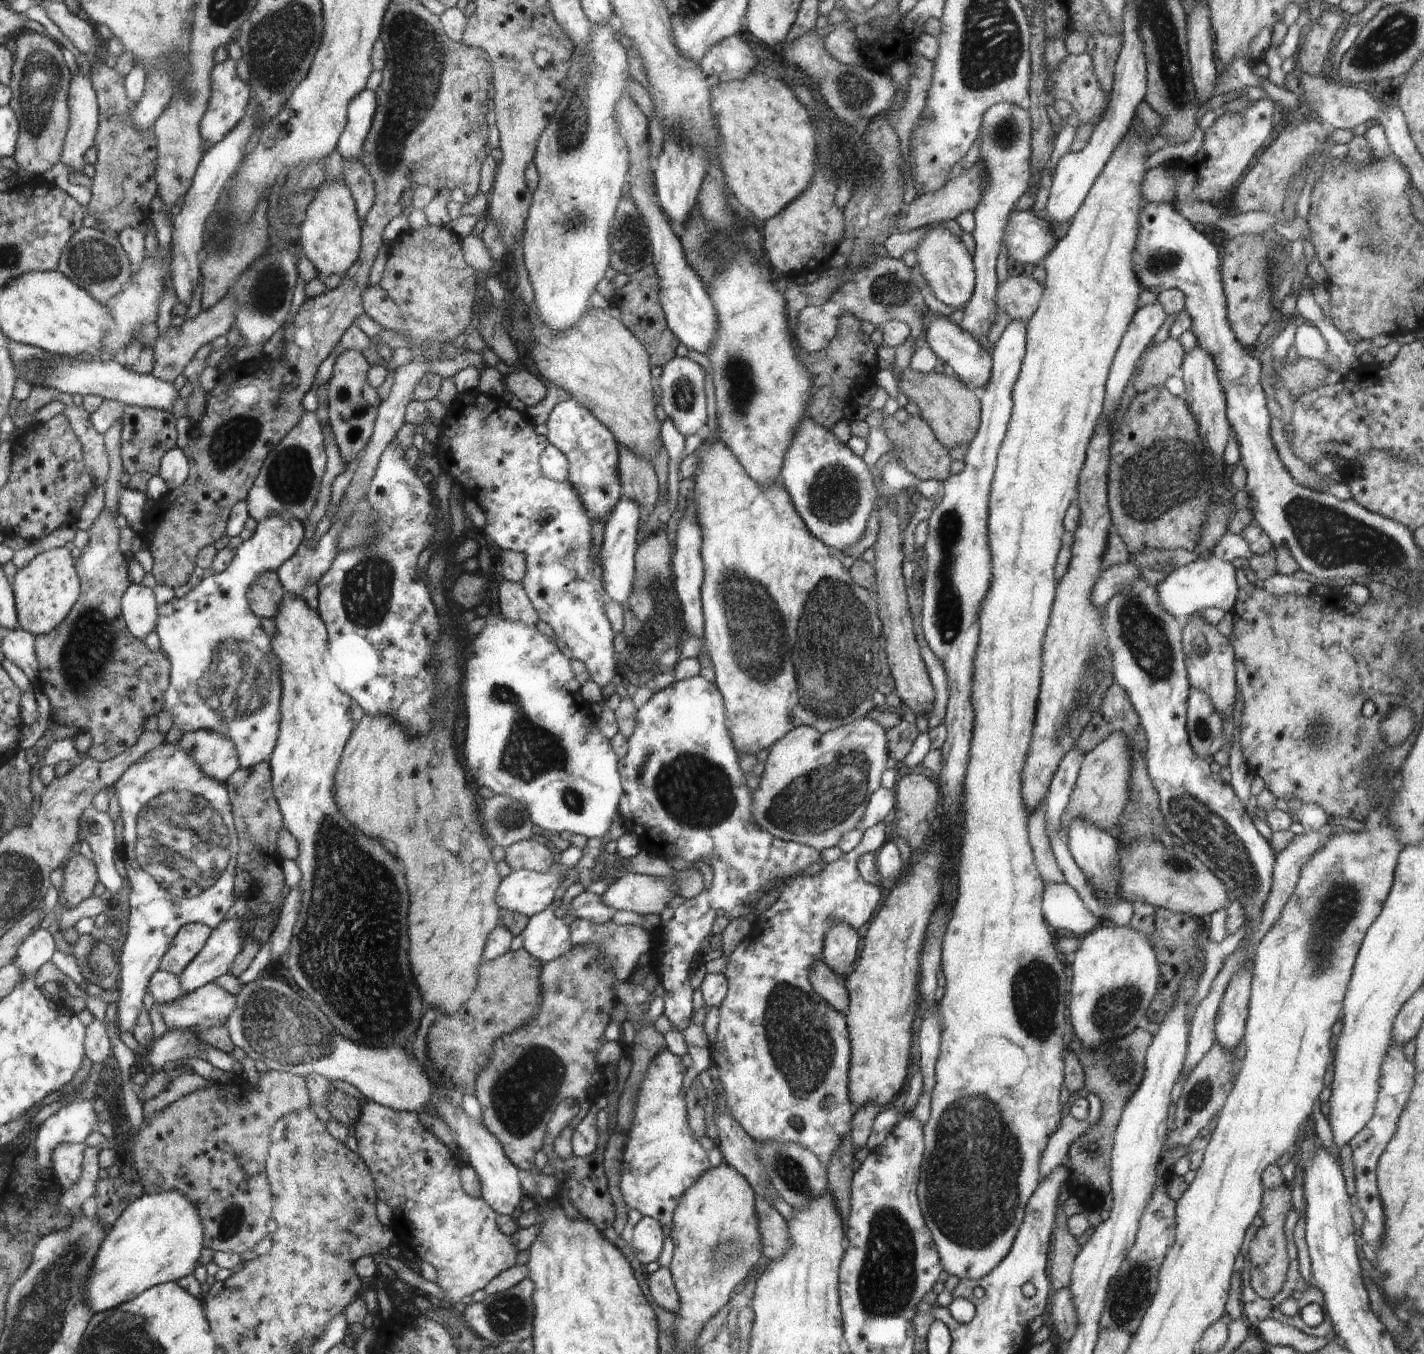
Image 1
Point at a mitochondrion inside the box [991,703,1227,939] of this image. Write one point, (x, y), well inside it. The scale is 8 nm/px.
(1178, 863)

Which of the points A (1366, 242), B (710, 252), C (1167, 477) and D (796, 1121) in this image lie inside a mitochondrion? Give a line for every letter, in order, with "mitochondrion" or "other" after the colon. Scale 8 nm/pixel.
A: mitochondrion
B: mitochondrion
C: mitochondrion
D: mitochondrion

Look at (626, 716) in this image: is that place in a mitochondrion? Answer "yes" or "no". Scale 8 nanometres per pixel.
no

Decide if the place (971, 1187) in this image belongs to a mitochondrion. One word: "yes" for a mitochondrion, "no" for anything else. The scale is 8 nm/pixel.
yes

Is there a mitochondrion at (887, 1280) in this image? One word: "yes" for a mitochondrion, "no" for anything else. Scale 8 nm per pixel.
yes

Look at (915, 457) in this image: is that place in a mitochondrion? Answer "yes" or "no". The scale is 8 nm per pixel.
yes

